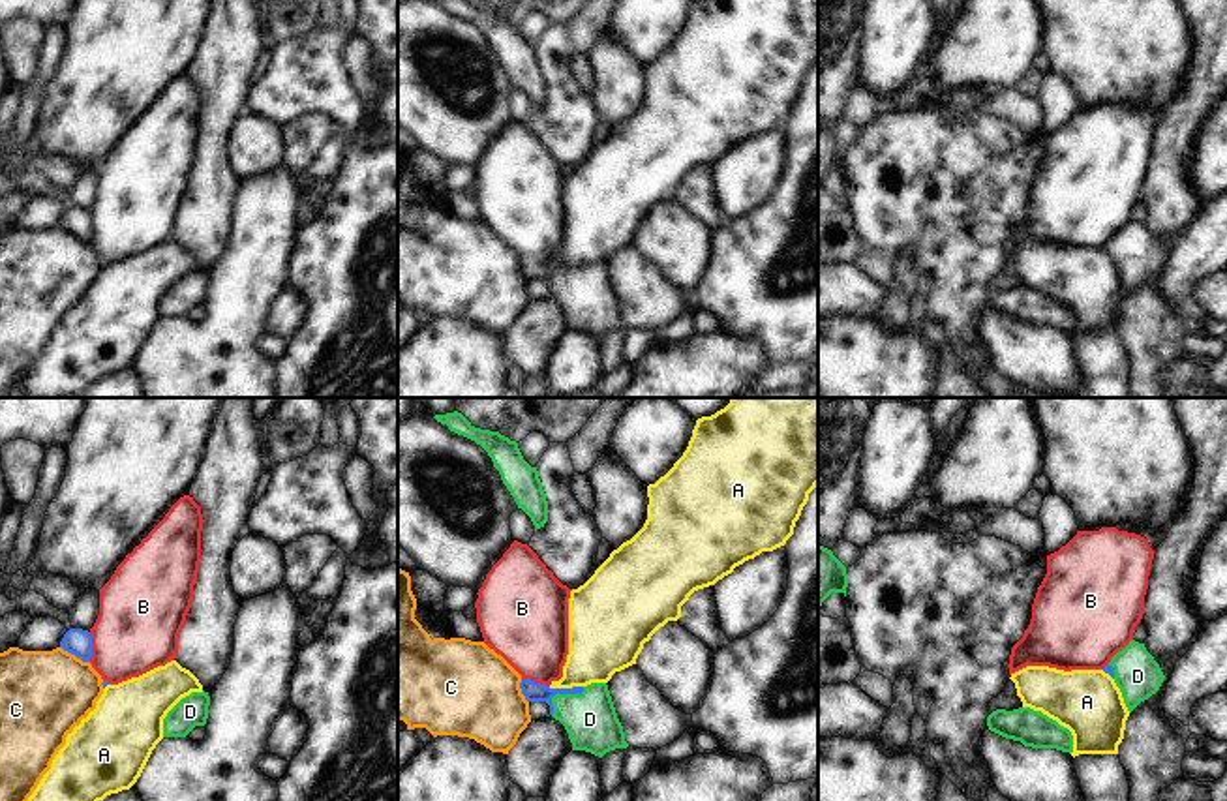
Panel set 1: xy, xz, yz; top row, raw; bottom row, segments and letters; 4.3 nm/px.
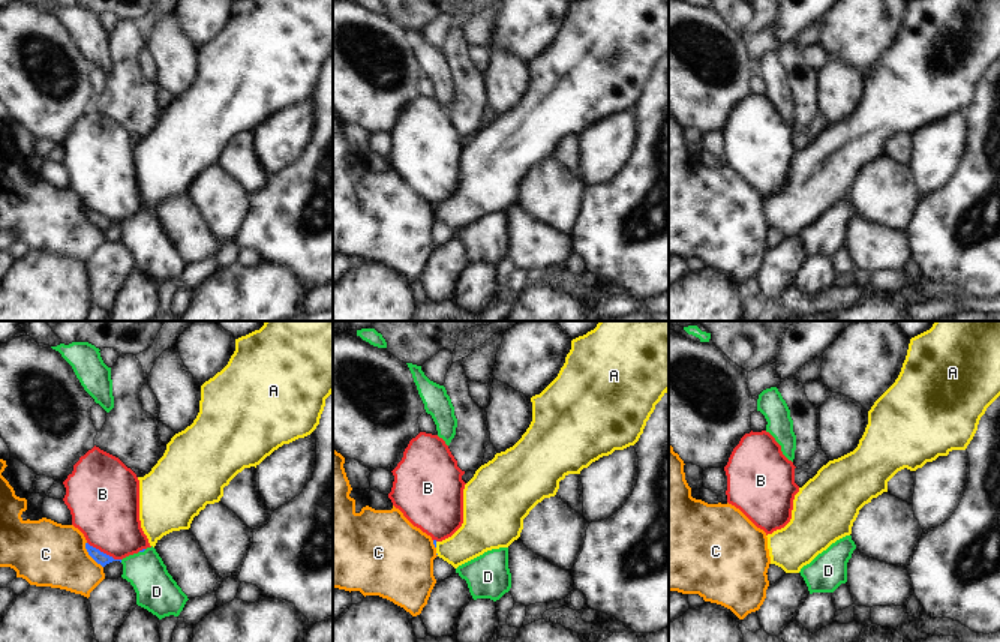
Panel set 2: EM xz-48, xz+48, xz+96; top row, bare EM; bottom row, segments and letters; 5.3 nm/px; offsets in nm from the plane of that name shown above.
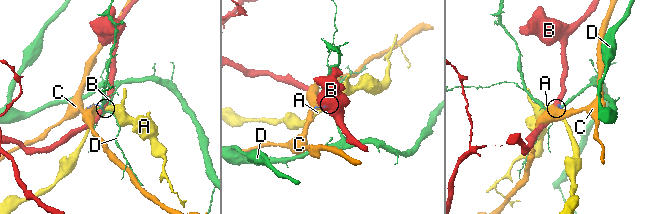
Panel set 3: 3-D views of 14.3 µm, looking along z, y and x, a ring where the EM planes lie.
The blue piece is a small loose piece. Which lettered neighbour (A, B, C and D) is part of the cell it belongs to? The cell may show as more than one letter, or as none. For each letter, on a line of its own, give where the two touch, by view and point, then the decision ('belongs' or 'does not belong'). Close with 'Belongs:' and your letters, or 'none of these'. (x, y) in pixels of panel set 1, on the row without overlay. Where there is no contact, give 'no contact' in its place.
A: xz (565, 269) | does not belong
B: xy (90, 227) | does not belong
C: xy (75, 235) | does not belong
D: xz (560, 272) | belongs
Belongs: D

